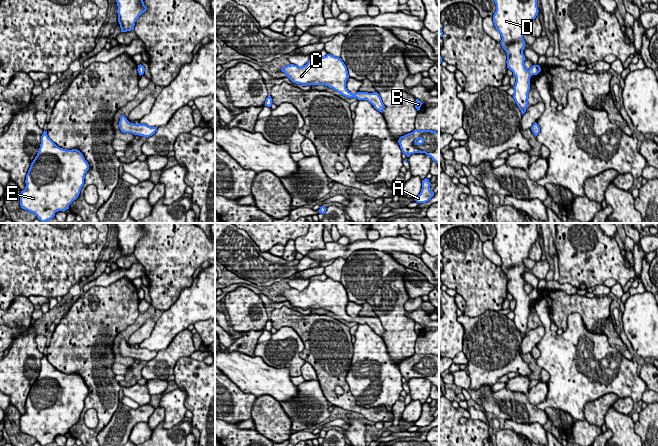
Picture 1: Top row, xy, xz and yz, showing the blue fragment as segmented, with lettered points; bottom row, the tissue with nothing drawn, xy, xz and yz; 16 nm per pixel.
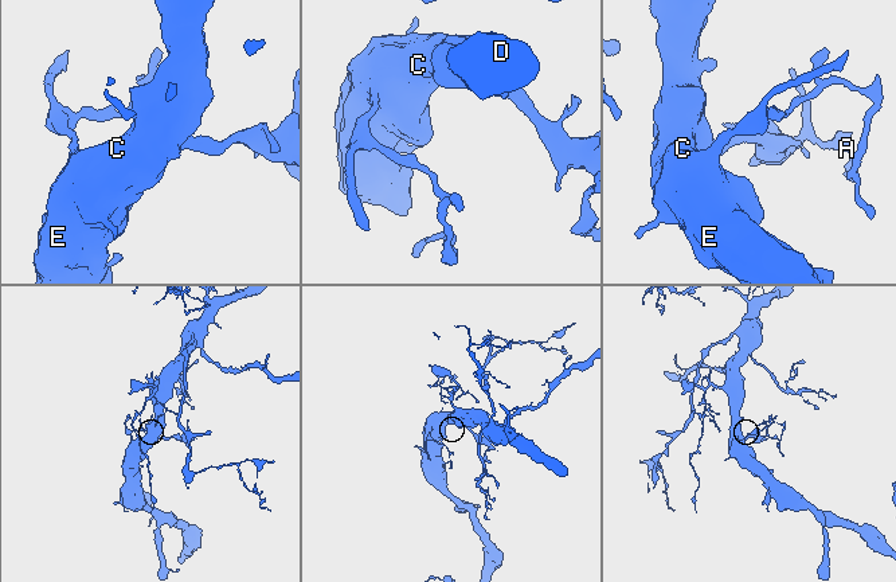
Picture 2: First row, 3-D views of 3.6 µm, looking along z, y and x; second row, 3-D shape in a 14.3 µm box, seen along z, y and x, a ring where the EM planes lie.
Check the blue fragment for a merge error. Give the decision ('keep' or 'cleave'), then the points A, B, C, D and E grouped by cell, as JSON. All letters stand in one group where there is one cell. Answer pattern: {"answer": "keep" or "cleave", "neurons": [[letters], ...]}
{"answer": "cleave", "neurons": [["A", "B"], ["C", "D", "E"]]}

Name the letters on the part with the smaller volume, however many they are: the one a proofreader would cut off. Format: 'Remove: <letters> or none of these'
Remove: A, B

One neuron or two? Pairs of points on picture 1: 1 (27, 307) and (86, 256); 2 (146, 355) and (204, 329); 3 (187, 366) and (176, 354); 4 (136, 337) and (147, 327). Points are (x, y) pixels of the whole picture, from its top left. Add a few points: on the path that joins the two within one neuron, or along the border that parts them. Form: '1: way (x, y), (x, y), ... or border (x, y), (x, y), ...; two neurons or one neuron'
1: border (27, 297), (17, 296), (10, 305); two neurons
2: border (204, 319), (198, 320), (193, 324); two neurons
3: border (196, 350), (188, 356), (182, 356), (172, 373); two neurons
4: way (139, 335), (144, 330); one neuron

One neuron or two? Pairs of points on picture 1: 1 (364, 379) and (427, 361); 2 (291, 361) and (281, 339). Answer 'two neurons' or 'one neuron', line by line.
1: one neuron
2: one neuron

